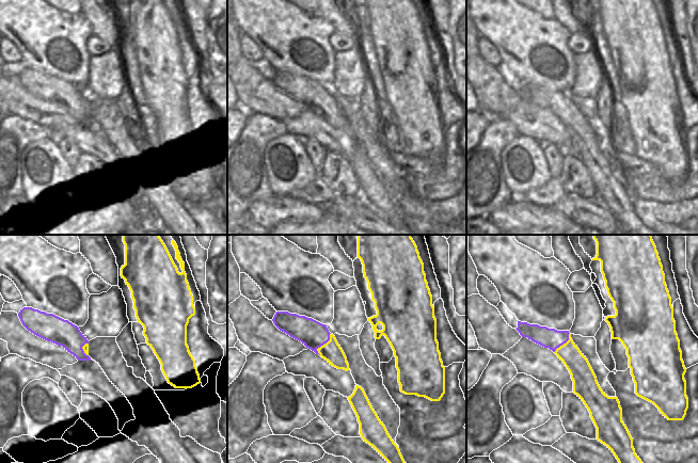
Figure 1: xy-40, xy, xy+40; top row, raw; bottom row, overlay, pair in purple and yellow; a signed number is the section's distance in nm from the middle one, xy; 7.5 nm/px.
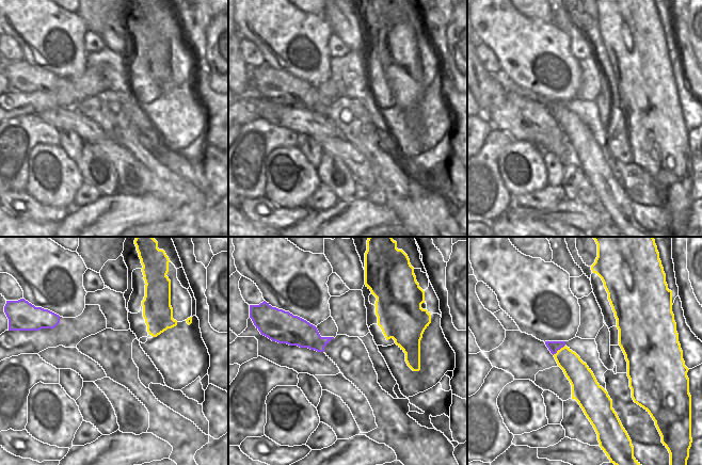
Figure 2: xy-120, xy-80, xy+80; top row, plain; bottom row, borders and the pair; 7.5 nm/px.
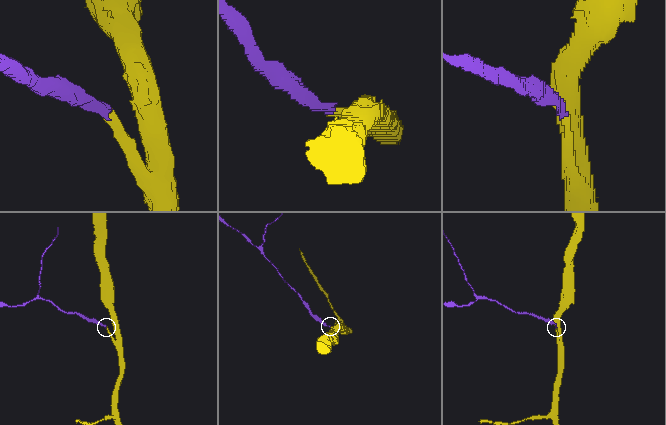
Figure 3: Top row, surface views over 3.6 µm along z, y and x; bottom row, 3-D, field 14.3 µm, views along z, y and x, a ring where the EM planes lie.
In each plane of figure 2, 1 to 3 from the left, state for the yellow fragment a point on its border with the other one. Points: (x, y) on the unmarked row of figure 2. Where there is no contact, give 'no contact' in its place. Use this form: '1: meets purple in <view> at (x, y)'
1: no contact
2: no contact
3: meets purple in xy+80 at (558, 110)

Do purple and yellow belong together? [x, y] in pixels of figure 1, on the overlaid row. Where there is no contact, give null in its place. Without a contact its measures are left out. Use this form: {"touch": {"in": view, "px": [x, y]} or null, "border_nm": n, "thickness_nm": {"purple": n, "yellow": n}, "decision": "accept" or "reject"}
{"touch": {"in": "xy", "px": [323, 344]}, "border_nm": 190, "thickness_nm": {"purple": 200, "yellow": 150}, "decision": "accept"}

